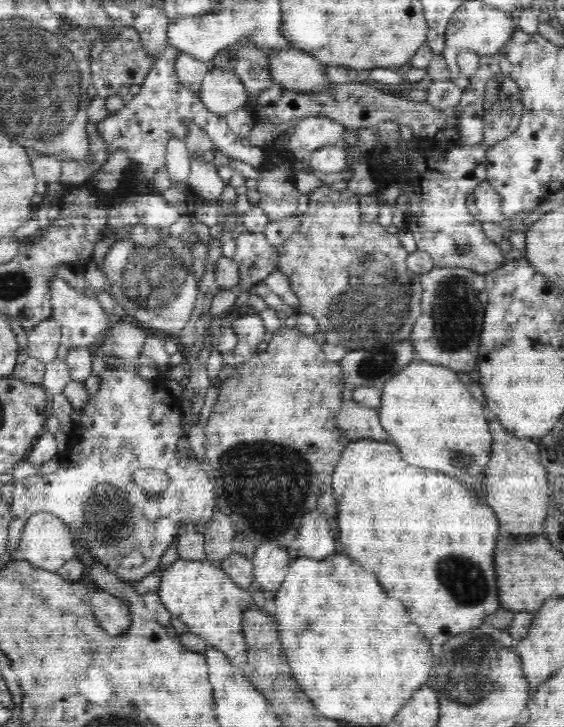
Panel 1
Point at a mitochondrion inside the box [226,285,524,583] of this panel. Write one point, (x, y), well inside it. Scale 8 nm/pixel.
(380, 362)

